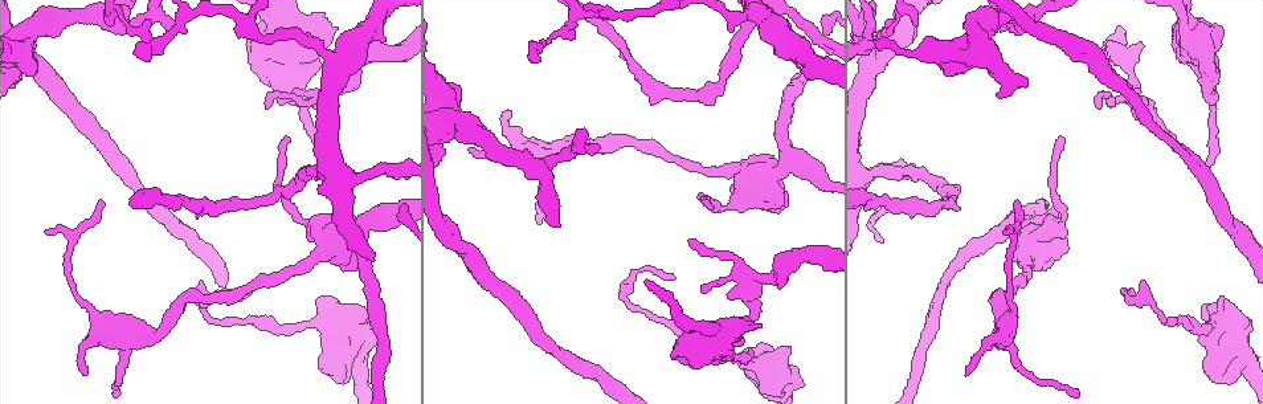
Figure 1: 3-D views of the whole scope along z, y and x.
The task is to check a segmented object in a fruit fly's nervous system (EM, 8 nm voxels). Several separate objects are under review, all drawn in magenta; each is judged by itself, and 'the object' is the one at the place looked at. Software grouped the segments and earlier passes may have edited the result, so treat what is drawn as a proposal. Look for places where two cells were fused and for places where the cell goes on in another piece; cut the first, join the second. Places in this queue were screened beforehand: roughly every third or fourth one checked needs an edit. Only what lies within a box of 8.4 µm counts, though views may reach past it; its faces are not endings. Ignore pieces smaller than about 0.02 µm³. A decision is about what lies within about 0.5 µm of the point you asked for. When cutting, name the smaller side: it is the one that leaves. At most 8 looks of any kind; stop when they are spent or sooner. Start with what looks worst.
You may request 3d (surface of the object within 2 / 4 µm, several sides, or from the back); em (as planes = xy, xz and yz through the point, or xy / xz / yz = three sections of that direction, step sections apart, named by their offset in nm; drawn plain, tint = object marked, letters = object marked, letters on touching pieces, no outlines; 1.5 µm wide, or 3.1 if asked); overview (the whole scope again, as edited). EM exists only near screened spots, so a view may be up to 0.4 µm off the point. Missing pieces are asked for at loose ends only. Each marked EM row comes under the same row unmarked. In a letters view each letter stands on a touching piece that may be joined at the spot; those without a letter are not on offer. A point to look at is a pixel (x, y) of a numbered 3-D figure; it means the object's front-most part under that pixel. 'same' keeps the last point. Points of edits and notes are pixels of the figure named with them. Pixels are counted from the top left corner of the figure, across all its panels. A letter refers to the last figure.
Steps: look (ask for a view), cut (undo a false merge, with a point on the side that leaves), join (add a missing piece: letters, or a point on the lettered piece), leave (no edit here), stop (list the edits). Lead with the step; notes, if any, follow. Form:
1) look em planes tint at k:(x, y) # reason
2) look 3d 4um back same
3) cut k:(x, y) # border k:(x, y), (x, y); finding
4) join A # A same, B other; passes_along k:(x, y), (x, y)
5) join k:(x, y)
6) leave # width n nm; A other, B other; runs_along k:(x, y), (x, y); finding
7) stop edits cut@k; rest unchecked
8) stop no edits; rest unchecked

look em planes tint at 1:(535, 60) # branch stops here

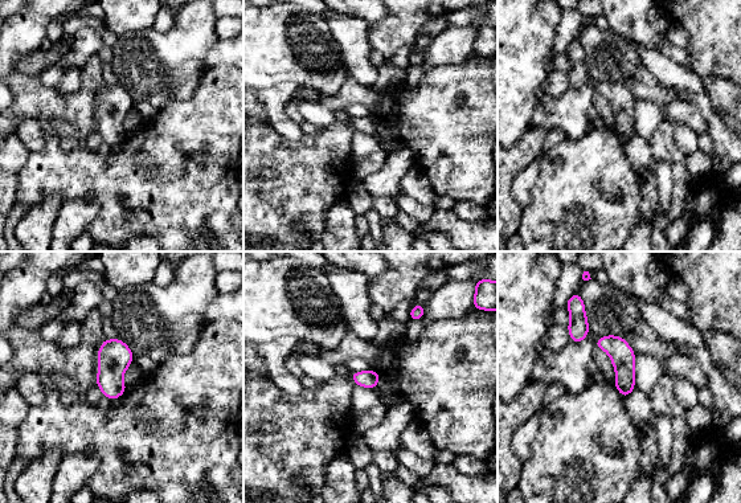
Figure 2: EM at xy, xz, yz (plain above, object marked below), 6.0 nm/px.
look em planes letters same

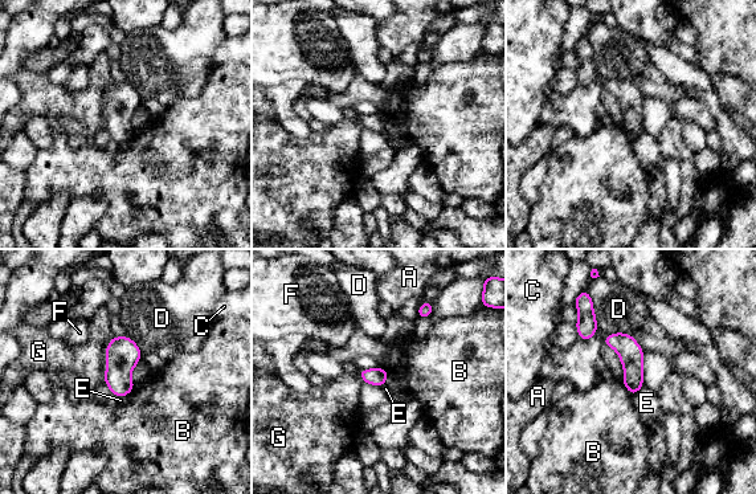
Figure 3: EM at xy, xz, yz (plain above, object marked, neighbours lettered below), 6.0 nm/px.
leave # A other, B other, C other, D other, E other, F other, G other; border 3:(113, 334), (106, 346), (103, 383); none of them fits

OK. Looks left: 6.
look 3d 2um at 1:(748, 330) # thick end

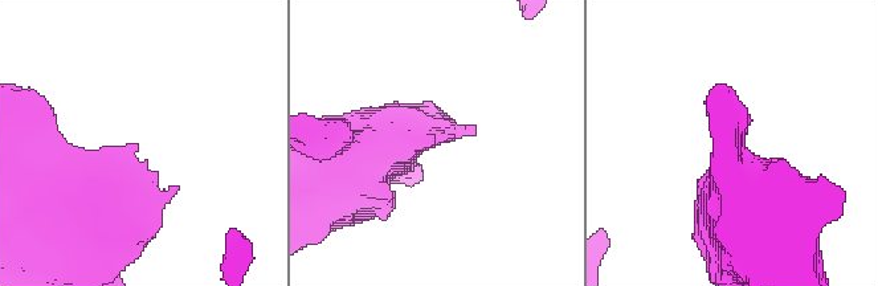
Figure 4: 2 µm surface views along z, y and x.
look em planes letters at 4:(433, 146)

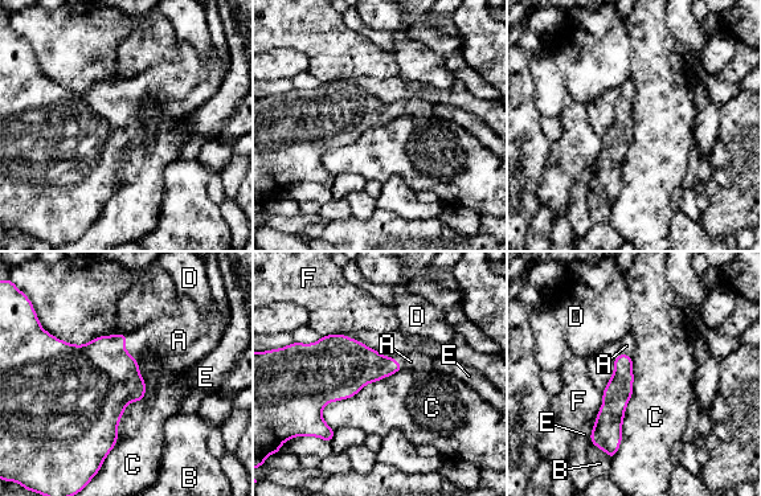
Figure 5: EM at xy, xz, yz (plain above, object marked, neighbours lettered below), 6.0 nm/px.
join A # longest_contact C 700 nm; A same, B other, C other, D other, E other, F other; it goes on there

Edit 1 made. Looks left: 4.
look em yz step 4 letters at 1:(1000, 32) # free end

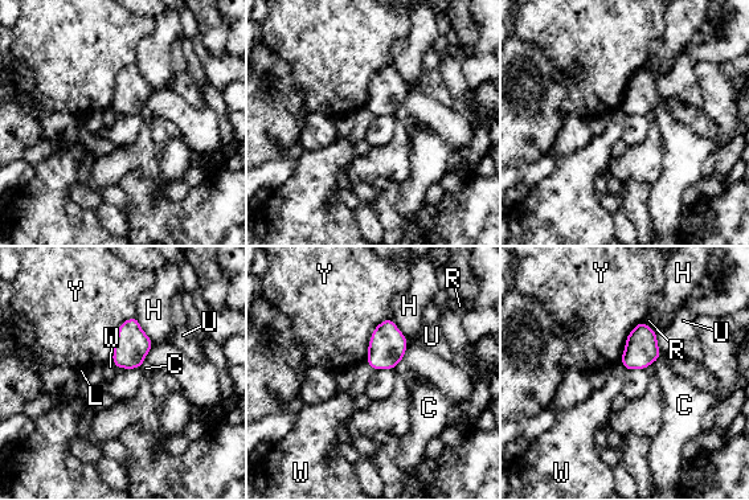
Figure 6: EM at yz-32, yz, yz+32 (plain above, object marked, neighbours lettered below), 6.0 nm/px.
leave # width 190 nm; C other, H other, L other, R other, U other, W other, Y other; none of them fits

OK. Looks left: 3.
stop edits join@5; rest unchecked

